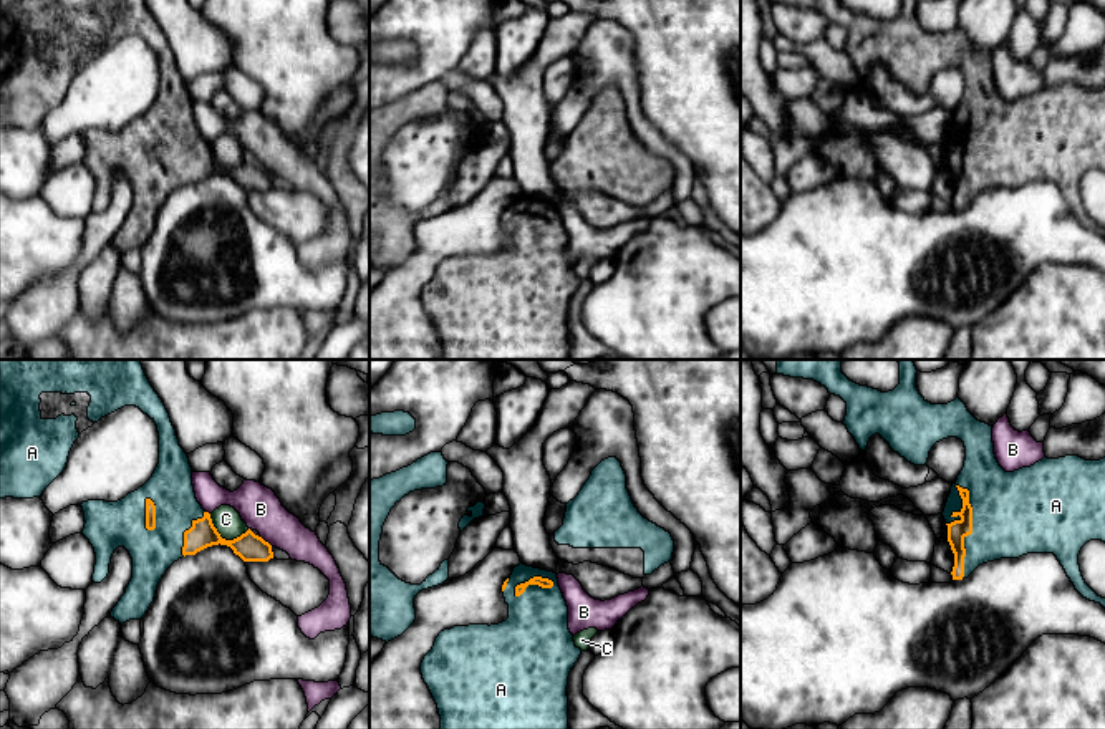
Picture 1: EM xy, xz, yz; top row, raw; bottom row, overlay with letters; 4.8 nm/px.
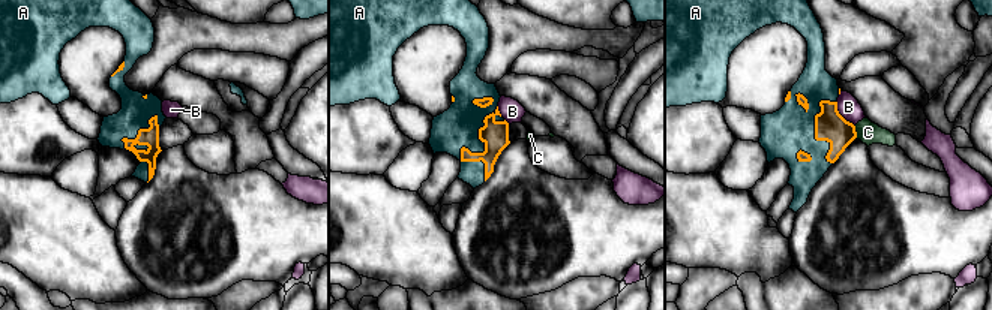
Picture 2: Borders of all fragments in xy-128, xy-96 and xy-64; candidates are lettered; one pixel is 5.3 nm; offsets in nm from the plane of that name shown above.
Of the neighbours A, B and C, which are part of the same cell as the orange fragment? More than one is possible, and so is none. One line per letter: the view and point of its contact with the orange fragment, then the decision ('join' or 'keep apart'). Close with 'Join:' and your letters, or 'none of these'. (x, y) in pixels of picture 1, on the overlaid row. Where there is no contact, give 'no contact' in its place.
A: yz (971, 529) | join
B: xy (267, 542) | keep apart
C: xy (224, 539) | keep apart
Join: A

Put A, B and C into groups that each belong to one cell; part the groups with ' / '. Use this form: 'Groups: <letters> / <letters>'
Groups: A / B / C

